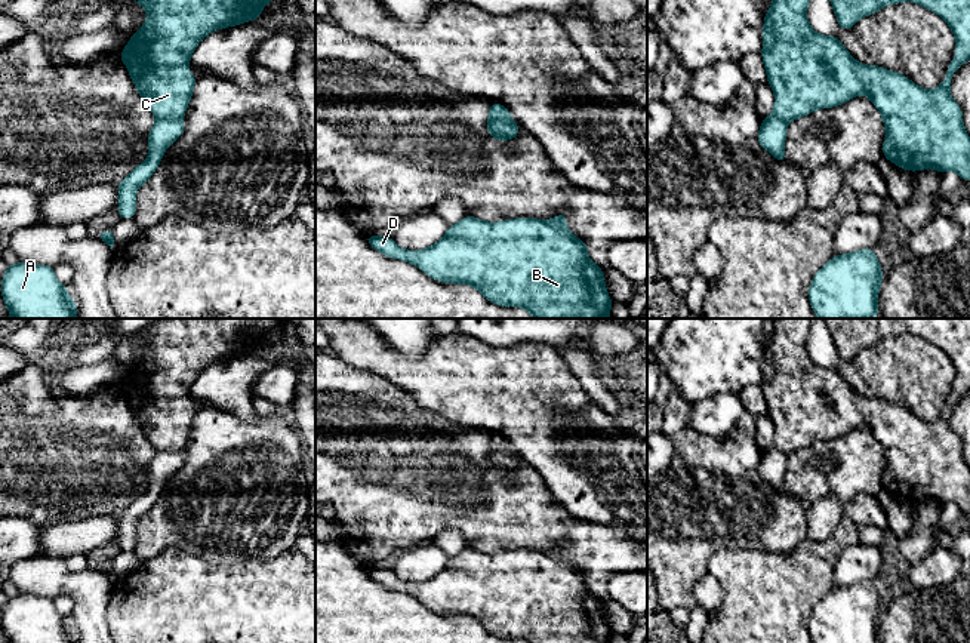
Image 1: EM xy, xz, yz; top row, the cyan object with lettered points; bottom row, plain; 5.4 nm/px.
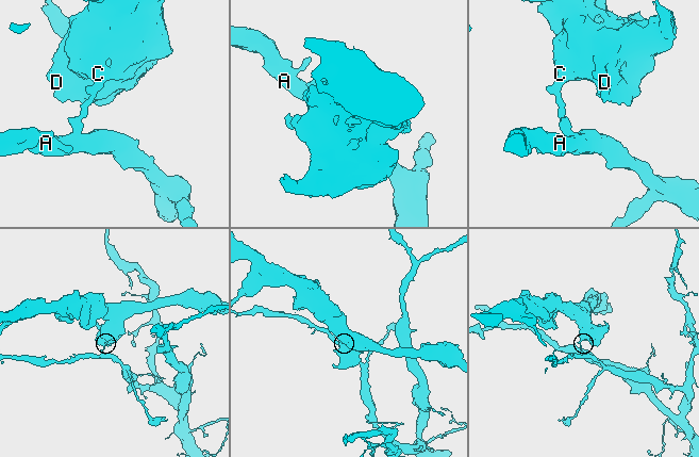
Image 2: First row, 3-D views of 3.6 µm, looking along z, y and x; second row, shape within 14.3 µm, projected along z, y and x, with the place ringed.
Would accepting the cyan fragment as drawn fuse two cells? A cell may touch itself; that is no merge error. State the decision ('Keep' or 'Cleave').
Cleave

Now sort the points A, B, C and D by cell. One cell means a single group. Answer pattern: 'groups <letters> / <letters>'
groups A / B C D

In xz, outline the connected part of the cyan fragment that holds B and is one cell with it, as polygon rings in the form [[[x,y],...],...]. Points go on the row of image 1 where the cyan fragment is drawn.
[[[567,212],[552,219],[517,218],[486,222],[466,215],[432,246],[422,250],[398,247],[392,237],[369,236],[382,255],[410,262],[443,283],[465,283],[501,307],[521,307],[535,319],[610,319],[610,299],[603,270],[589,259],[588,244],[564,224]]]

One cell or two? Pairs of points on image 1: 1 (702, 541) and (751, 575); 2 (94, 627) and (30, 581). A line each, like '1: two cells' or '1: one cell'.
1: two cells
2: one cell

